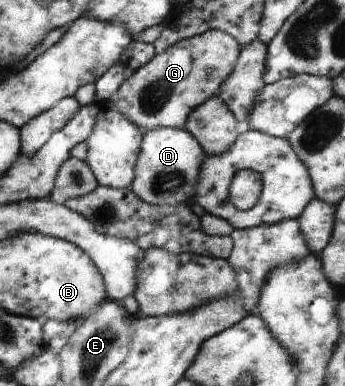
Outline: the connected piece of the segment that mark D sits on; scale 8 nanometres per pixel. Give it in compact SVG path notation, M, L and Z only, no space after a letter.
M156 127L146 131L131 190L152 205L192 206L195 203L200 166L206 157L201 143L185 129Z

